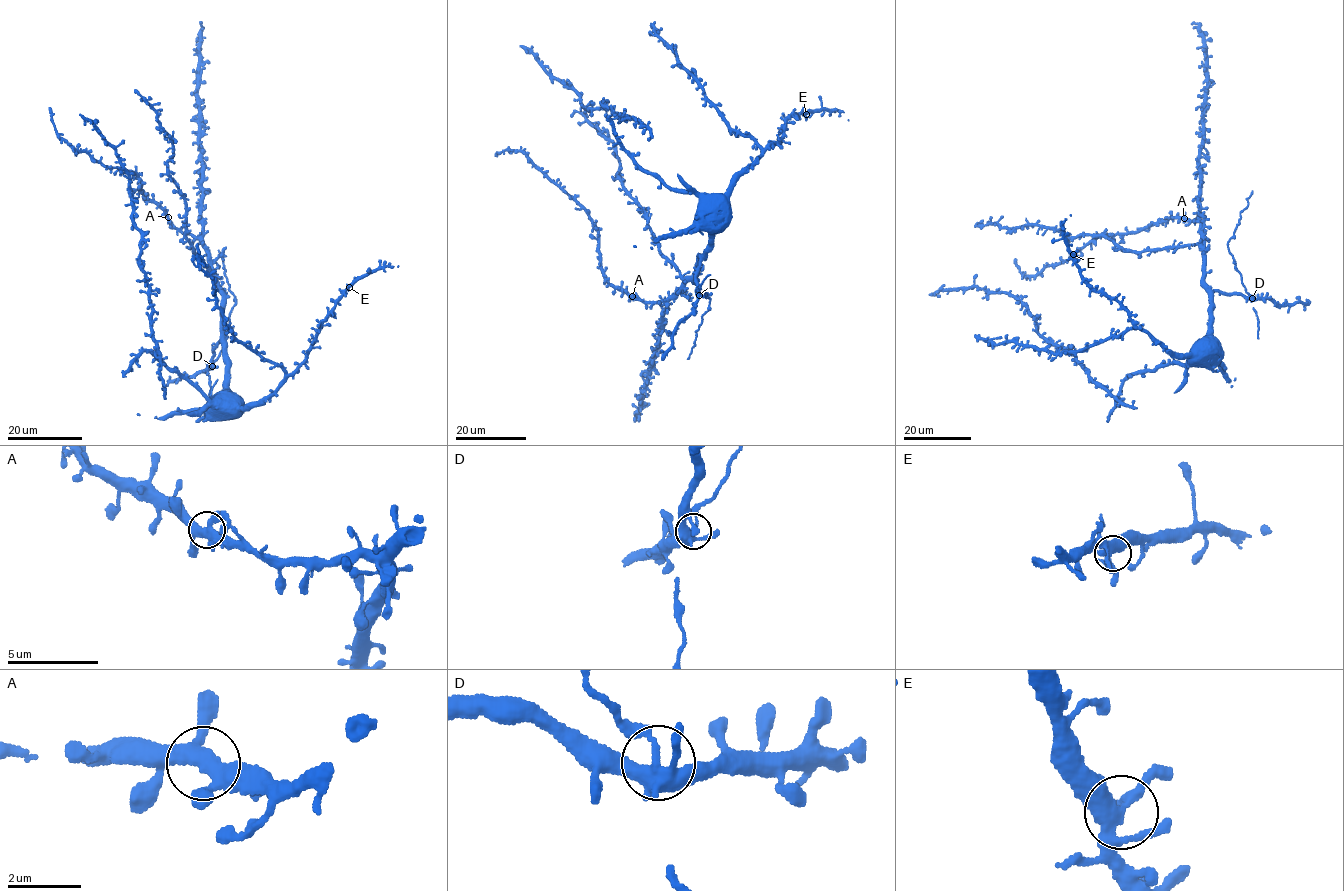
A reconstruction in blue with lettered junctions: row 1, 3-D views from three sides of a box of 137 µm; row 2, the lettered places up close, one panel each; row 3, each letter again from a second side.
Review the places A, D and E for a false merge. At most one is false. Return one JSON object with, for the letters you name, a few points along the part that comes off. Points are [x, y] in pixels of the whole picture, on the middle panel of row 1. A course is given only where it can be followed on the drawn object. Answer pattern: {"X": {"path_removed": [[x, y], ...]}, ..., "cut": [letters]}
{"cut": []}

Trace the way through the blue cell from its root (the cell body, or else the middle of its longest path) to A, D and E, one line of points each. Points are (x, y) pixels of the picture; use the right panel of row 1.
A: (1197, 350), (1198, 342), (1208, 333), (1210, 296), (1203, 276), (1201, 218), (1195, 221), (1184, 218)
D: (1197, 350), (1198, 342), (1208, 333), (1212, 292), (1252, 298)
E: (1197, 350), (1177, 355), (1154, 341), (1136, 327), (1116, 300), (1089, 288), (1073, 254)

